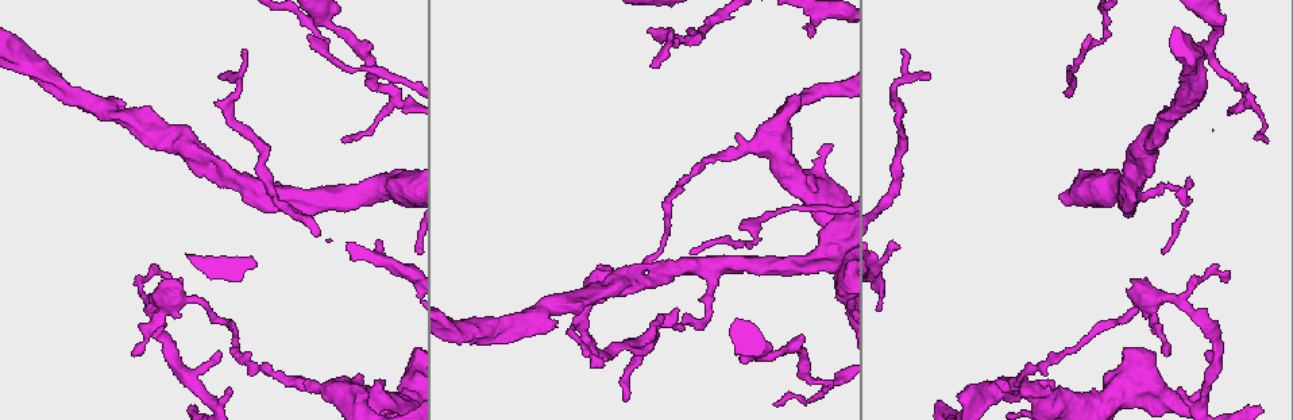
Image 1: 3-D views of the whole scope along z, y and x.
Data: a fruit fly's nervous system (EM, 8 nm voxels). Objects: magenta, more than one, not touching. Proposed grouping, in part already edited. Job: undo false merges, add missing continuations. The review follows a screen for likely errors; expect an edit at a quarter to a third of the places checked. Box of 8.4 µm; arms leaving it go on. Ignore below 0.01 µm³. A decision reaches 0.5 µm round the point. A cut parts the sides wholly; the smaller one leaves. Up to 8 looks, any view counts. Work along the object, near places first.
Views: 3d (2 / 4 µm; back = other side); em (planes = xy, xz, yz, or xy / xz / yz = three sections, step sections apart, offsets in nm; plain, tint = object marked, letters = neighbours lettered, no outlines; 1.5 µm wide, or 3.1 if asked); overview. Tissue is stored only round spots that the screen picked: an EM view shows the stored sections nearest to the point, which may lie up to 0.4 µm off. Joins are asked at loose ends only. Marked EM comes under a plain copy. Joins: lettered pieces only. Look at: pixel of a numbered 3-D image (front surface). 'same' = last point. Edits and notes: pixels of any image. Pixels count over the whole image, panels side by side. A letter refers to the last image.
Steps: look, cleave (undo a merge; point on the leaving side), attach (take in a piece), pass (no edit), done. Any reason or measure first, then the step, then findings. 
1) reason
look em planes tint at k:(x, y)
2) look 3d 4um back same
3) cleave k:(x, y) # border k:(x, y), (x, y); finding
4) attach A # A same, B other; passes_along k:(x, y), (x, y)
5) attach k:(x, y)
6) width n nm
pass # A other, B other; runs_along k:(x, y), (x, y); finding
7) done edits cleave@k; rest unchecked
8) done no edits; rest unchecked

tapers out
look 3d 4um at 1:(219, 76)

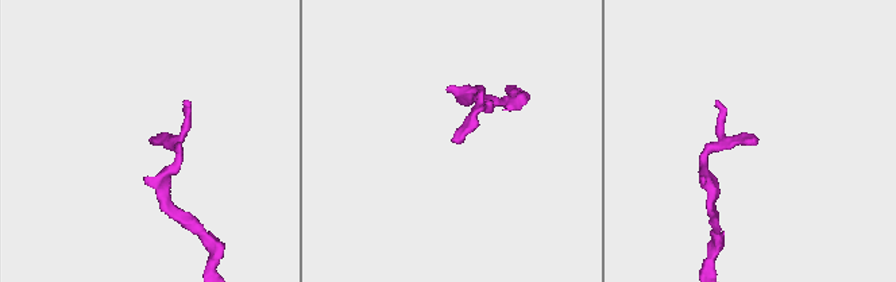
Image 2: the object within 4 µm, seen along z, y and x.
shape alone is not enough
look em yz step 4 tint at 2:(152, 143)

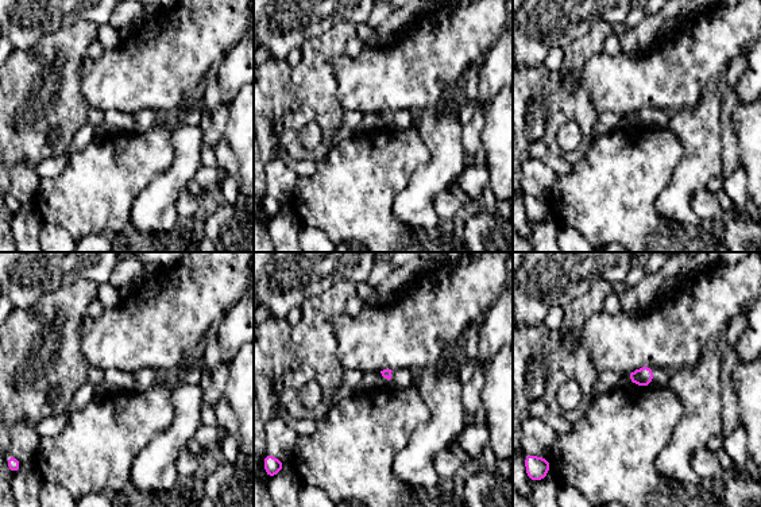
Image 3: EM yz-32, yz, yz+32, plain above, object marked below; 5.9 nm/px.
look em yz step 4 letters same

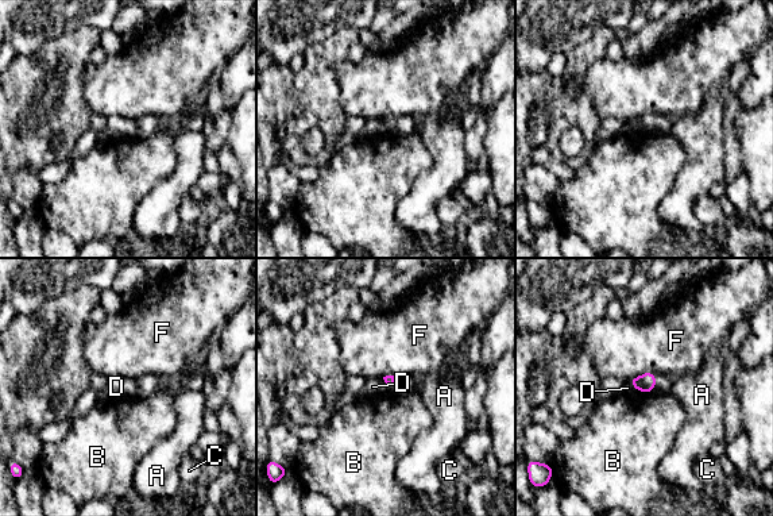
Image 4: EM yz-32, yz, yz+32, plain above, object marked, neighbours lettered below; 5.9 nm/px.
longest_contact F 170 nm
pass # A other, B other, C other, D other, F other; border 4:(627, 381), (640, 391); no lettered piece goes on from it

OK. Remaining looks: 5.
look em planes tint at 1:(1267, 139)

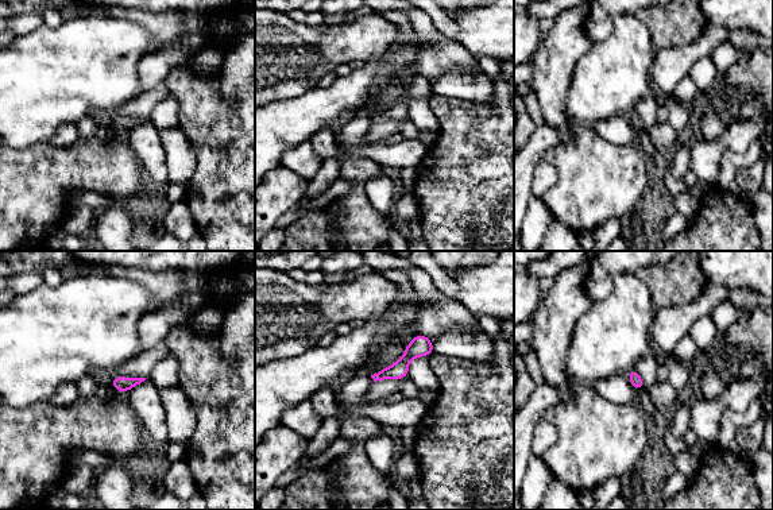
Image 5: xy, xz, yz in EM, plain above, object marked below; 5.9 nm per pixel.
look em planes letters same

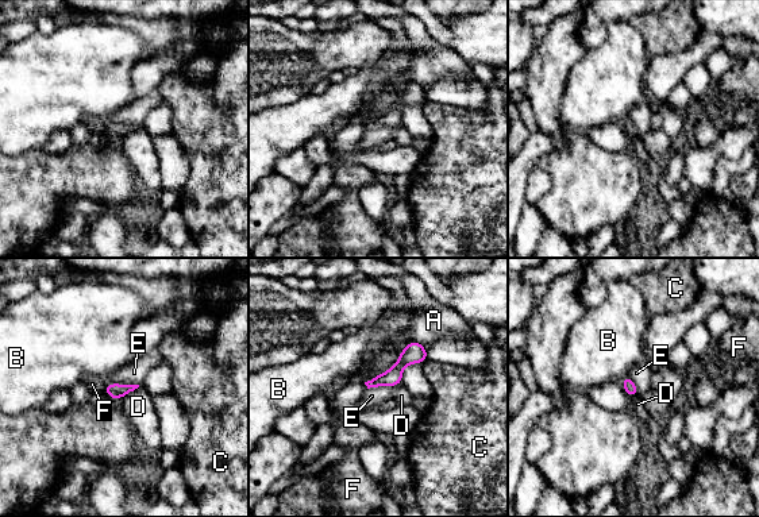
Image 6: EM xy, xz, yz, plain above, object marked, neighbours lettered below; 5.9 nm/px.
pass # A other, B other, C other, D other, E other, F other; runs_along 6:(422, 350), (388, 378), (370, 384); no lettered piece goes on from it

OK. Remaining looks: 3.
sudden change in width
look em planes letters at 1:(1018, 384)

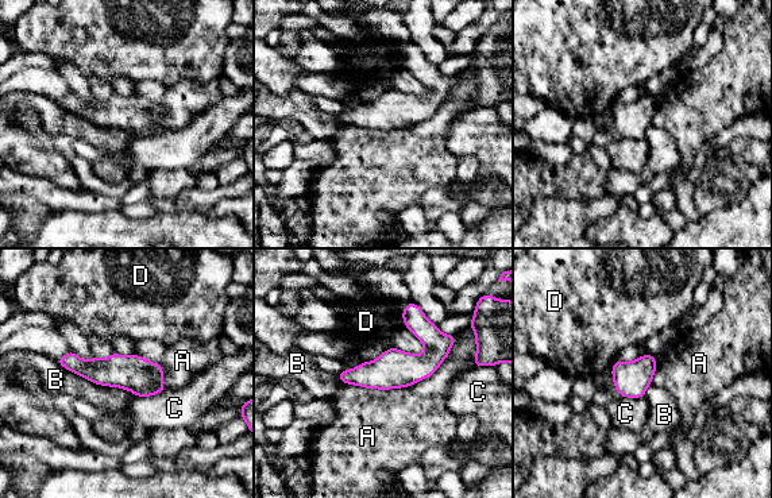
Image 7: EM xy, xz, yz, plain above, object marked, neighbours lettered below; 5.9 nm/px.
longest_contact B 550 nm
pass # A other, B other, C other, D other; one neuron here

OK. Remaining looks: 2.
done no edits; rest unchecked

